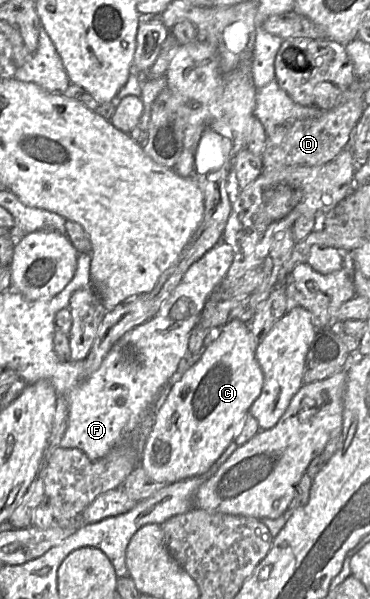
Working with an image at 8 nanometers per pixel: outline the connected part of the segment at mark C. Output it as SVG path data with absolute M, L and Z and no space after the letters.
M234 319L219 329L218 337L203 348L199 360L171 388L156 413L139 457L139 464L153 480L168 485L202 475L210 470L234 441L252 404L260 395L264 382L264 374L256 359L256 348L250 324Z

